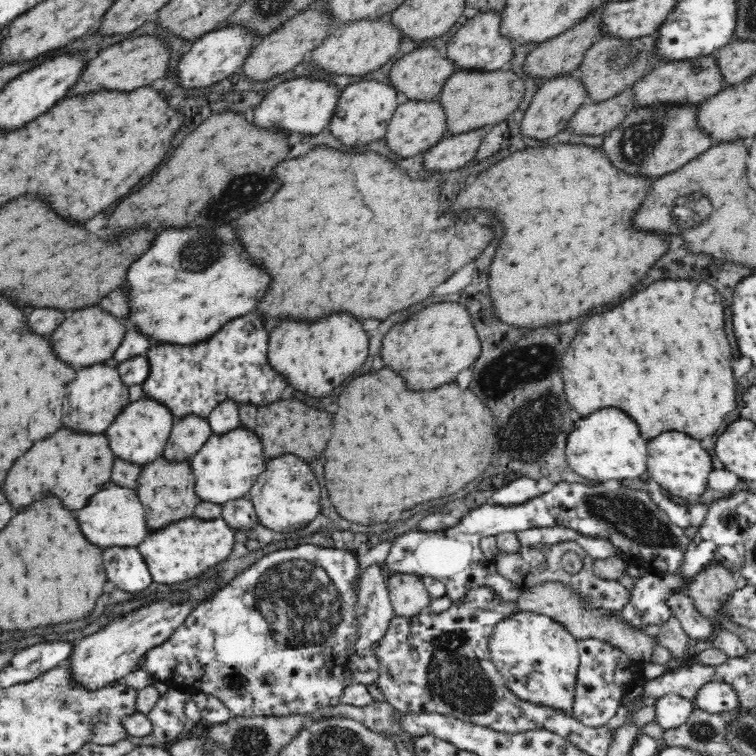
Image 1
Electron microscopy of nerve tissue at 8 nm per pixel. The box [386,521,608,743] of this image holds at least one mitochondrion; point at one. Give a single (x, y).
(457, 679)

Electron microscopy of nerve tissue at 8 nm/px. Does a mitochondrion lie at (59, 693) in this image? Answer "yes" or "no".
yes

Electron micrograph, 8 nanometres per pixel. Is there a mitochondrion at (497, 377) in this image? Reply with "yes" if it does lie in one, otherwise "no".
yes

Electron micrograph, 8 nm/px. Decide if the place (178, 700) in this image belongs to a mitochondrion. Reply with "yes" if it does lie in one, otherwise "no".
no

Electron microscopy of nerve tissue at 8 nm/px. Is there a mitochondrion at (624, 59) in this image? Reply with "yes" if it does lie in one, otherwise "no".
yes

